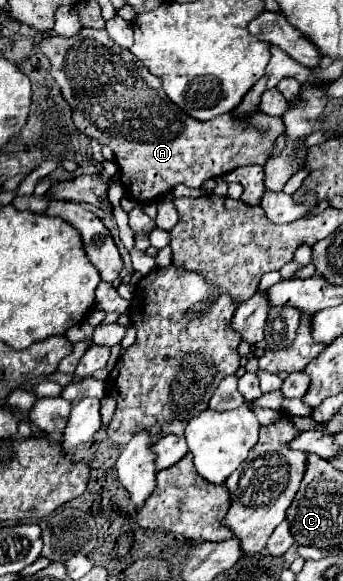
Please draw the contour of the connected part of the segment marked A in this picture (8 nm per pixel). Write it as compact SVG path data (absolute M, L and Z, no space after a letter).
M81 28L77 36L65 38L55 32L47 32L39 40L41 52L51 60L51 74L59 84L63 98L73 108L75 126L85 132L89 138L107 144L115 152L115 162L119 166L121 184L127 194L135 200L149 202L157 196L167 194L175 184L185 184L191 188L201 188L207 178L219 178L239 166L247 164L265 164L275 138L283 132L283 122L271 118L263 112L253 114L249 122L239 122L231 114L217 116L209 122L199 122L187 116L177 104L173 104L161 88L161 80L155 78L143 62L133 56L127 48L115 44L107 30Z

